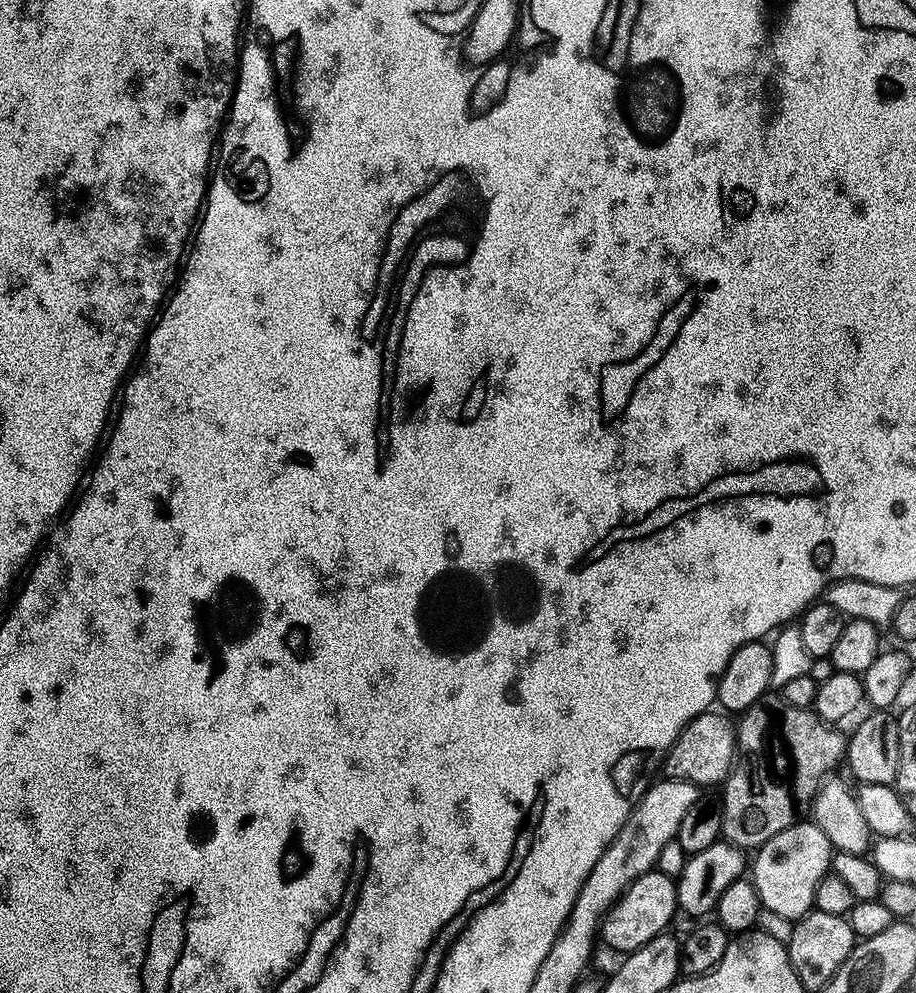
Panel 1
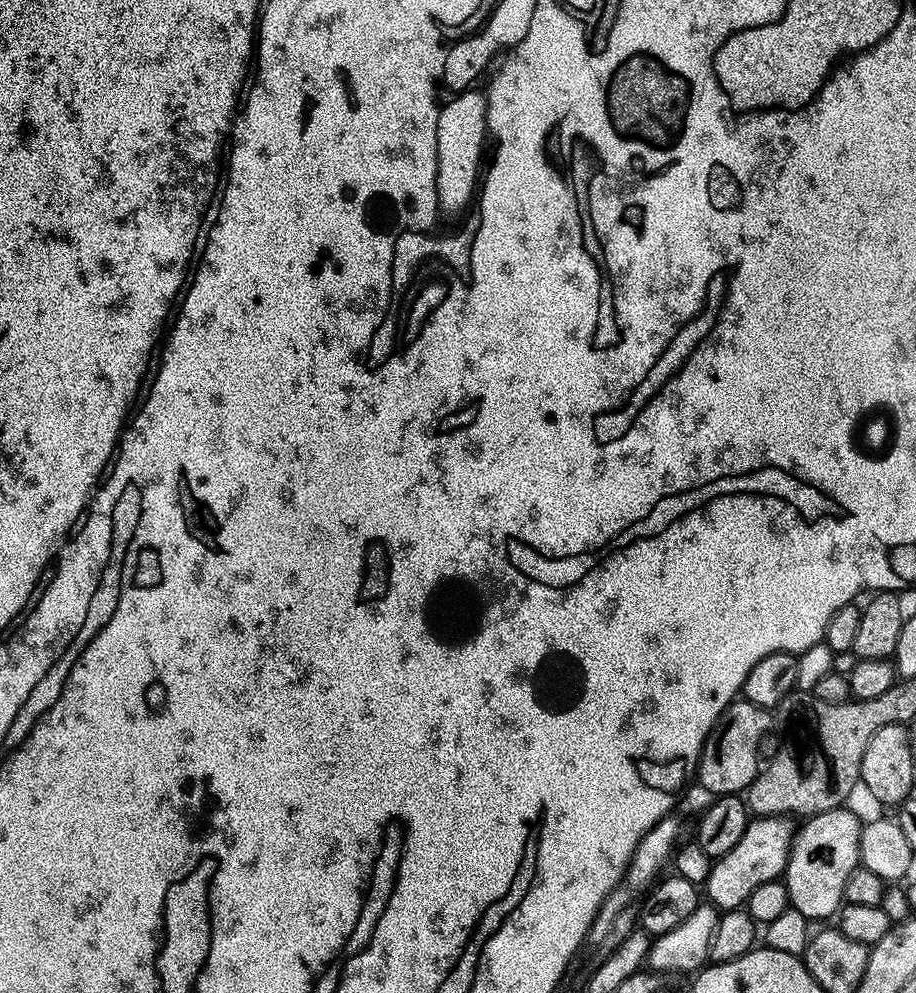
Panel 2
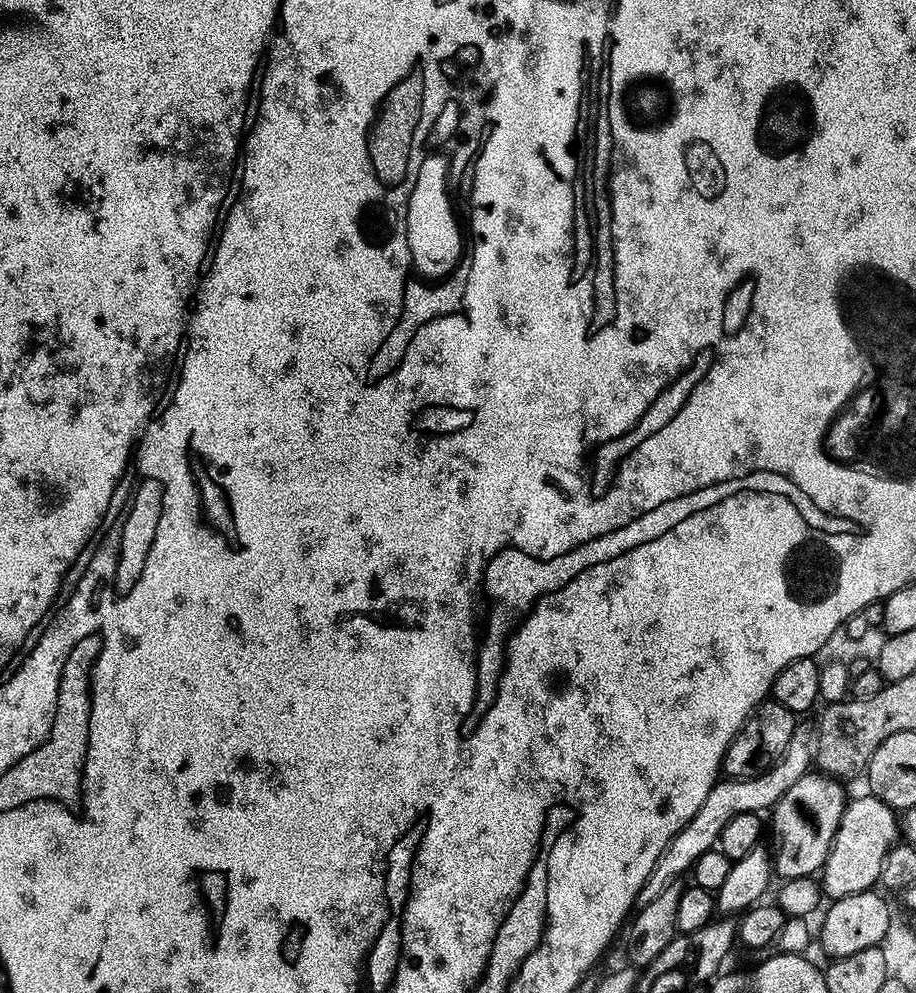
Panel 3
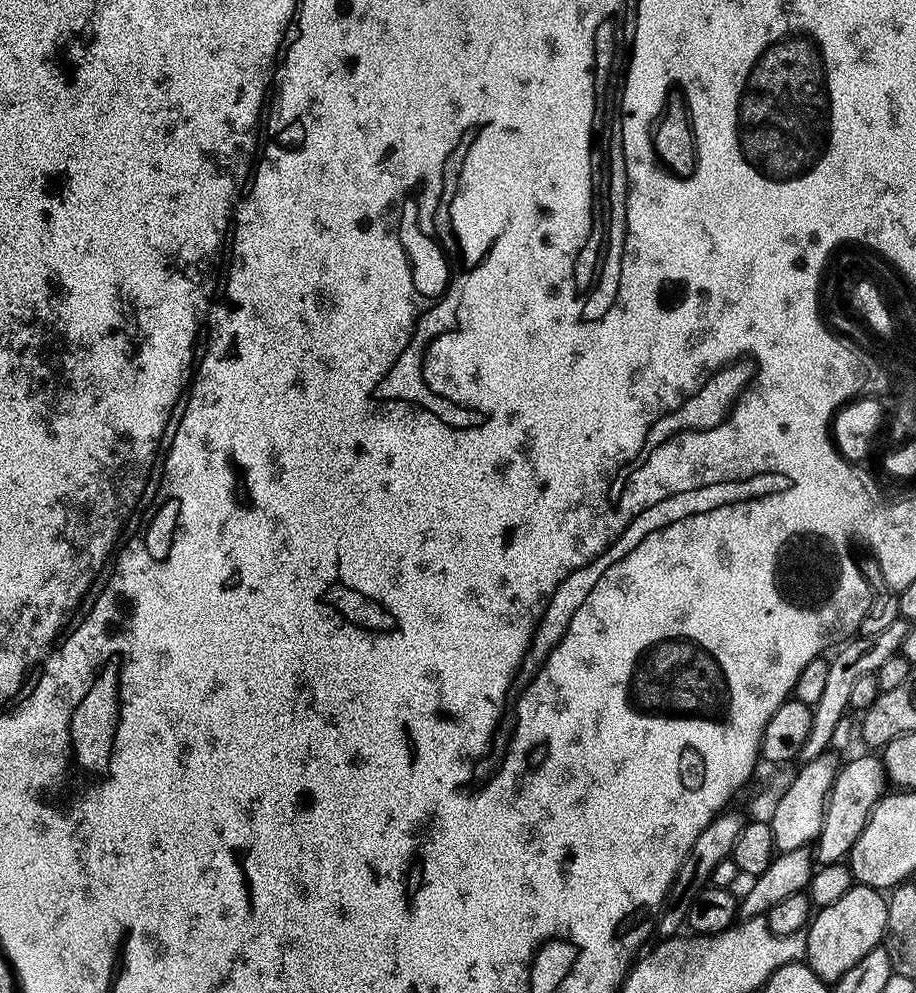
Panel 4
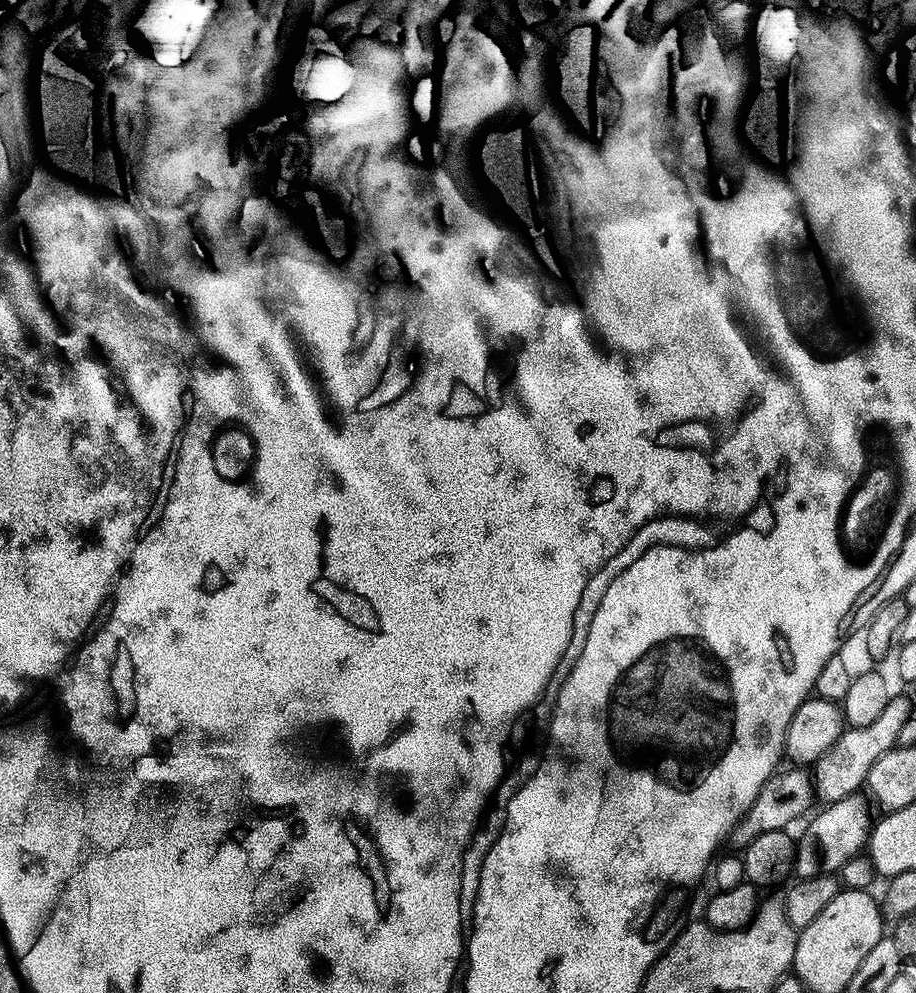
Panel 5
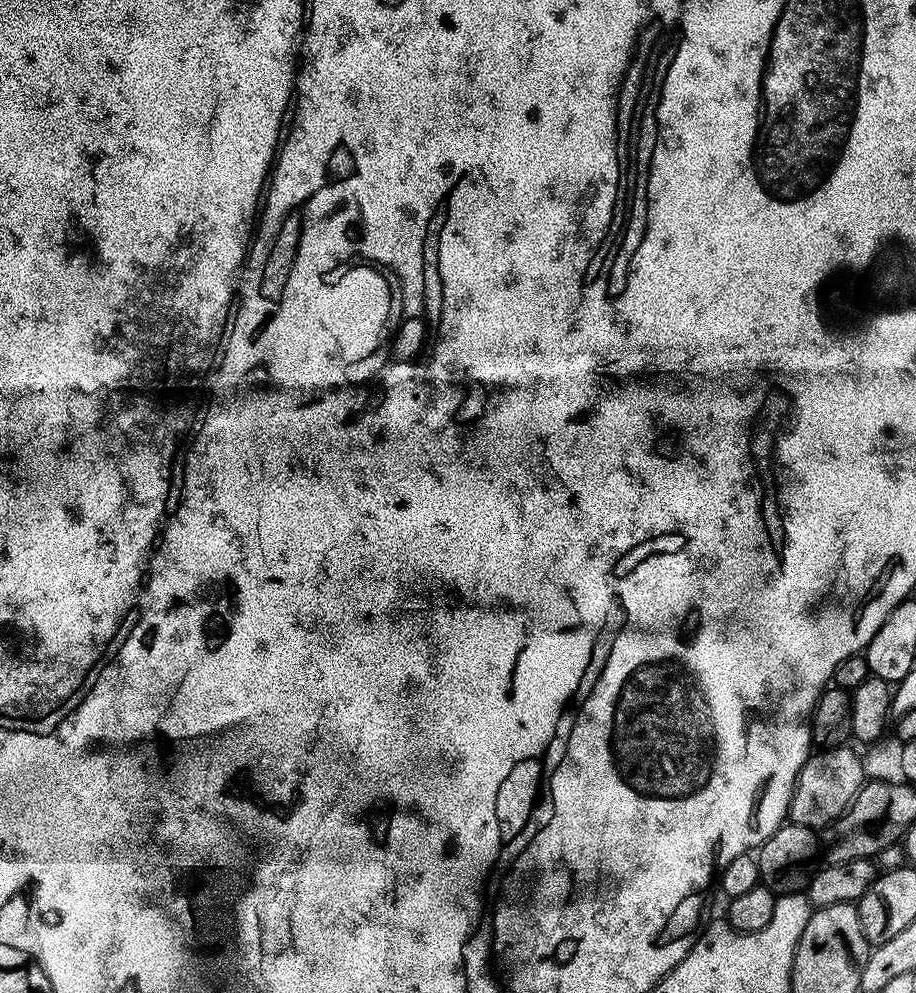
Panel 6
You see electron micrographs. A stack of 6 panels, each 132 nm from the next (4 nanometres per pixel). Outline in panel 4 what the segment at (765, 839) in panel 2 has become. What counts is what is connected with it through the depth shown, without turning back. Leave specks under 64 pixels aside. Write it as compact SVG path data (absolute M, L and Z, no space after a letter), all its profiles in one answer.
M876 754L868 755L872 756L854 757L845 768L843 765L836 773L836 781L828 795L828 804L824 807L824 821L820 837L814 842L814 856L821 865L841 863L851 853L854 842L858 838L858 834L862 834L874 806L884 797L886 789L889 787L888 776L884 772L883 759Z

